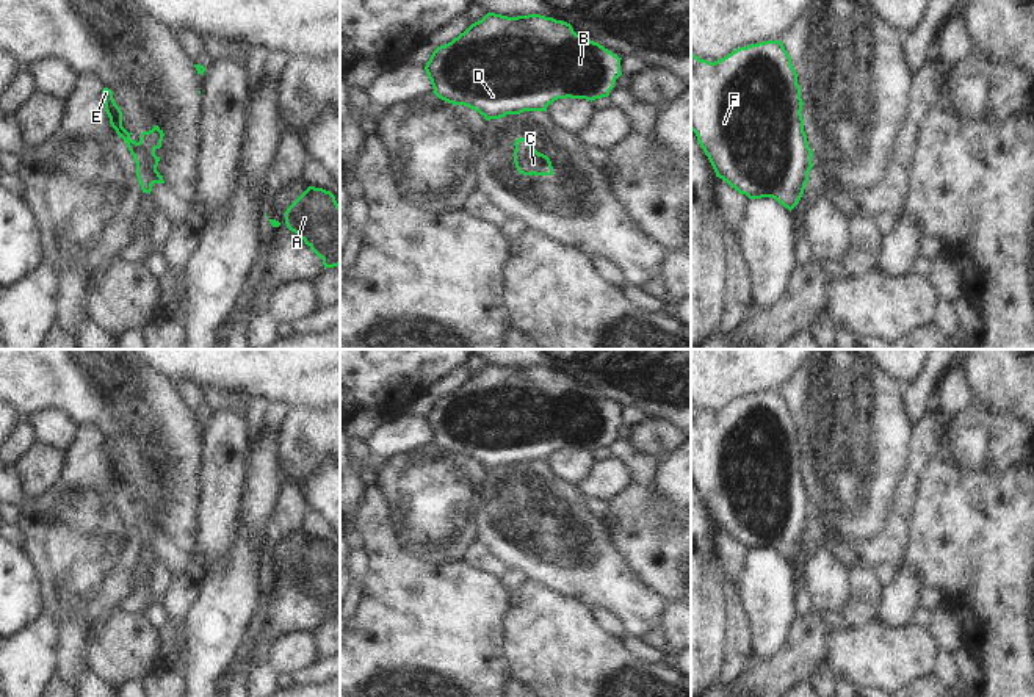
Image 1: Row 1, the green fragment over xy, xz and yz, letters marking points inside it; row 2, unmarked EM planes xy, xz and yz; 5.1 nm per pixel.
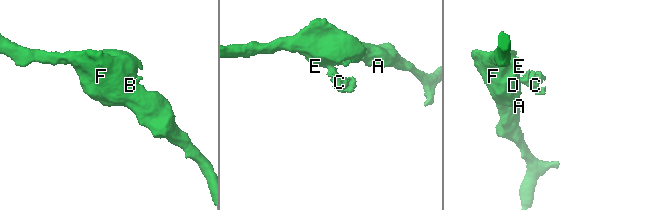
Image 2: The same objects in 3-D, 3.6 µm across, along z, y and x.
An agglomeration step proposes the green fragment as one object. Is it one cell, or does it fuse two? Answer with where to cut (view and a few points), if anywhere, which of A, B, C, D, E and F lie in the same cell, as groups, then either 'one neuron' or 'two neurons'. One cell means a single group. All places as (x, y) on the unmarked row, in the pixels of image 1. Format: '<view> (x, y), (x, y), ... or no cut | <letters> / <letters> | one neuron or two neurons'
xy (140, 492), (149, 503), (160, 497) | A B D E F / C | two neurons

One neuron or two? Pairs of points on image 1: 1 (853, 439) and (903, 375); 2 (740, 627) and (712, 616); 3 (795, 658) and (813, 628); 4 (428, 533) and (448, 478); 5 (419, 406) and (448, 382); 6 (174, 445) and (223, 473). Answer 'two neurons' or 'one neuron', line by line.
1: two neurons
2: two neurons
3: one neuron
4: one neuron
5: one neuron
6: two neurons

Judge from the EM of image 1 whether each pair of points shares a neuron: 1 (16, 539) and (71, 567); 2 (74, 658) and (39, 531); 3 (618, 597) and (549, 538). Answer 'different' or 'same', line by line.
1: different
2: same
3: same

